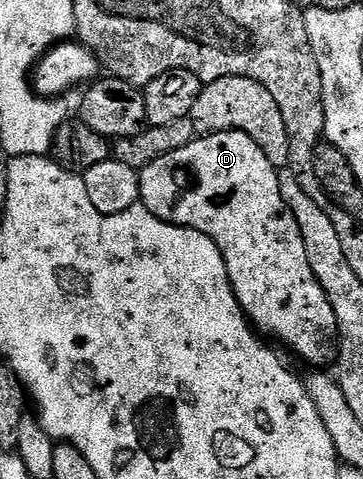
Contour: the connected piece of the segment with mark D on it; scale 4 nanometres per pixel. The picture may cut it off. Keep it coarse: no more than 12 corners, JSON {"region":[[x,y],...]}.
{"region":[[239,130],[139,173],[211,238],[243,314],[314,368],[336,354],[278,170]]}

